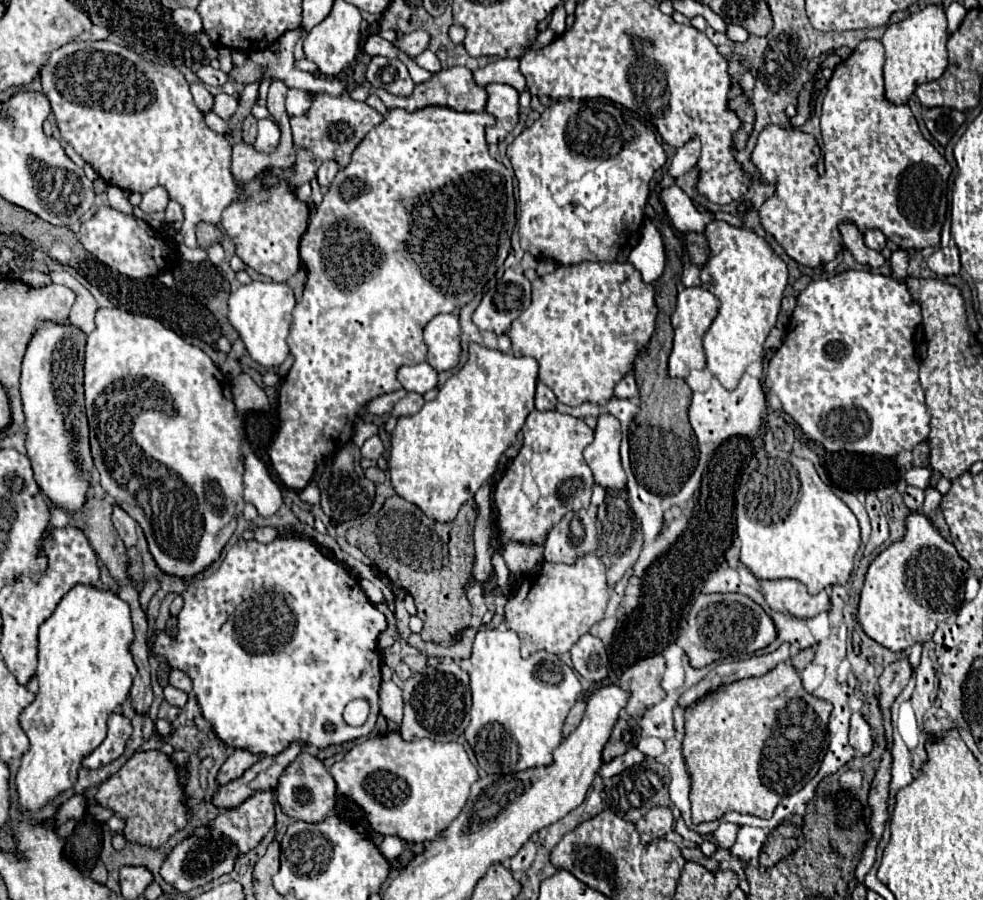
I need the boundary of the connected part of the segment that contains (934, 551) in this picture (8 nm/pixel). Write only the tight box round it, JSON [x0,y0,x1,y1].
[858,513,966,651]

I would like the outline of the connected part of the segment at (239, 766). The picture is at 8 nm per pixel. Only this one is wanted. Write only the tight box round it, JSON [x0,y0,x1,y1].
[216,749,258,785]

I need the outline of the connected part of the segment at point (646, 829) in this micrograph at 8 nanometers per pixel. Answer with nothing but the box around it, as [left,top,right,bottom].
[636,807,674,845]

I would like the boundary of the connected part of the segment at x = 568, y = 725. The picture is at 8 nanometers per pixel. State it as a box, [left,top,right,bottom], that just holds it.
[564,699,586,735]

